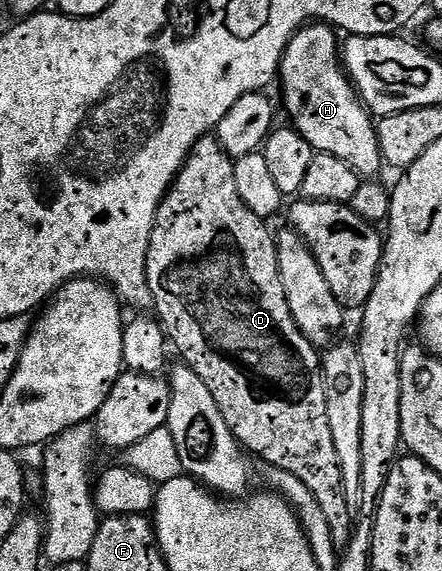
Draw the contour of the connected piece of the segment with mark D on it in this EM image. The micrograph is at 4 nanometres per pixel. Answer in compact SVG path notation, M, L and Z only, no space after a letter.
M216 136L201 137L192 152L189 153L189 158L185 161L181 172L178 173L176 181L170 185L169 192L166 193L164 200L157 208L157 218L153 224L153 235L145 264L149 286L153 292L155 313L161 324L165 326L166 334L176 356L178 353L181 356L178 358L188 365L191 371L195 371L195 375L199 375L199 379L203 379L203 383L207 383L207 391L211 391L211 395L215 395L215 403L219 403L219 411L223 415L223 419L227 420L227 425L237 441L252 456L257 455L267 462L270 468L289 471L291 475L298 476L303 483L306 483L318 500L323 515L327 518L334 545L338 549L344 549L349 546L353 536L355 517L347 505L341 465L335 449L329 415L327 415L327 391L321 370L322 354L319 352L318 346L312 345L303 335L303 331L295 323L295 315L291 315L291 307L287 303L287 291L283 291L283 279L279 275L277 242L274 234L272 232L269 234L269 229L265 226L268 224L262 218L256 217L247 207L247 203L243 203L243 199L239 195L239 187L235 187L234 164L234 158L225 154L225 149L217 142Z

